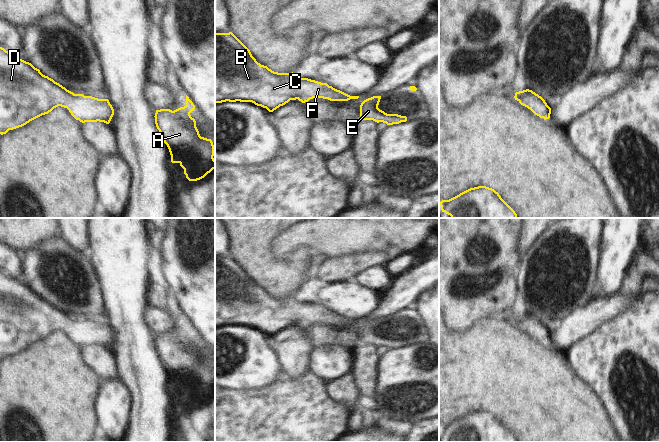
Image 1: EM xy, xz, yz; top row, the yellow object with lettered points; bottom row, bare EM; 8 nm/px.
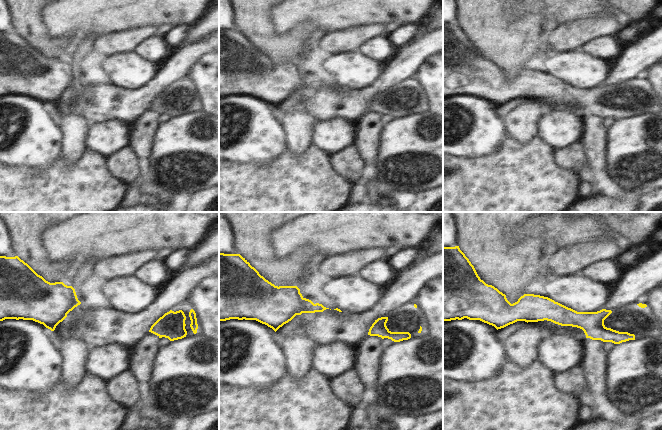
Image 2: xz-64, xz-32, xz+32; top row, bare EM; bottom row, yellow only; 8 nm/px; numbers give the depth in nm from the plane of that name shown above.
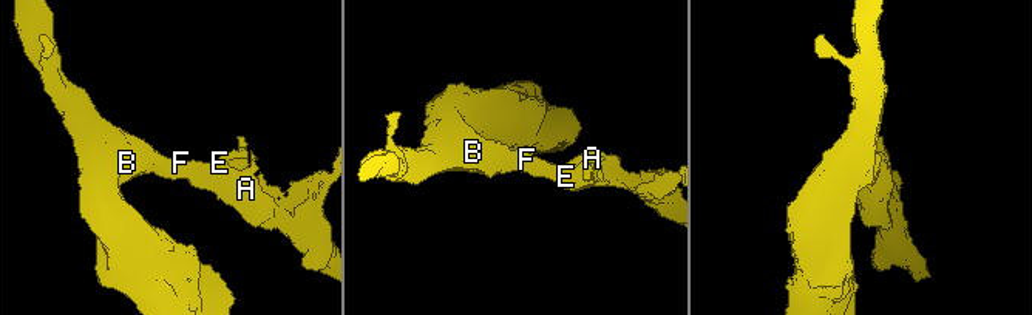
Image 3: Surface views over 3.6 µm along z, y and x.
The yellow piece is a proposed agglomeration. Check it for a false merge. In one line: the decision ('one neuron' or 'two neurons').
one neuron

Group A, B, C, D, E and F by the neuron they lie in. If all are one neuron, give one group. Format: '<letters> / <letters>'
A B C D E F

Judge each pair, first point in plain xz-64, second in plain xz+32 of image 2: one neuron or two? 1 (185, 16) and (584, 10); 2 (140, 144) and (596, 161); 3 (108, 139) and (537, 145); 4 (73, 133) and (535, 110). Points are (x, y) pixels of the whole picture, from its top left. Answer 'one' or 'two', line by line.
1: one
2: one
3: two
4: one

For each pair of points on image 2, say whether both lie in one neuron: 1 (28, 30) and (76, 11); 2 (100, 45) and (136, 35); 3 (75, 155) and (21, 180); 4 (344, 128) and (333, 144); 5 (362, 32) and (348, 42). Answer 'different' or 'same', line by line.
1: different
2: same
3: different
4: same
5: same

